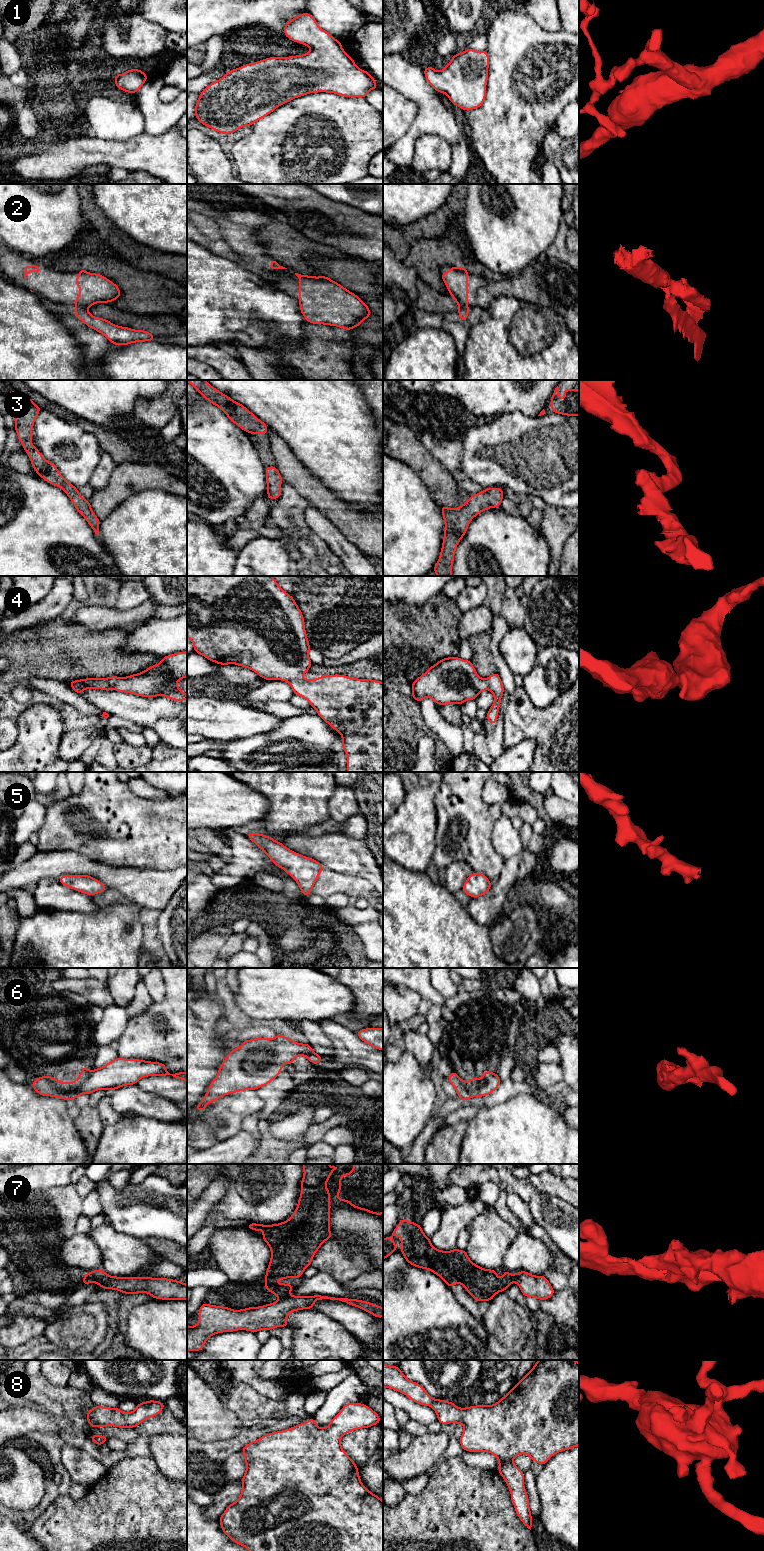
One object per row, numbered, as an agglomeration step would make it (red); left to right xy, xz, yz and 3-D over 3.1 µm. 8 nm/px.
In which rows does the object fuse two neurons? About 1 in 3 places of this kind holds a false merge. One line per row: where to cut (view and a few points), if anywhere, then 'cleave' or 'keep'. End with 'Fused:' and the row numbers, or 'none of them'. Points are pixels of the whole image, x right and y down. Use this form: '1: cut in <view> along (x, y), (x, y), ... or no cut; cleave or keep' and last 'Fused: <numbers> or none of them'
1: no cut; keep
2: cut in xy along (86, 307), (75, 308); cleave
3: no cut; keep
4: no cut; keep
5: no cut; keep
6: no cut; keep
7: cut in yz along (515, 1273), (516, 1280); cleave
8: no cut; keep
Fused: 2, 7

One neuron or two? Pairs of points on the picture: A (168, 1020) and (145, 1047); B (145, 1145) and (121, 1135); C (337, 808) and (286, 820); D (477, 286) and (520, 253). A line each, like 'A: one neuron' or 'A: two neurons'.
A: one neuron
B: one neuron
C: two neurons
D: two neurons

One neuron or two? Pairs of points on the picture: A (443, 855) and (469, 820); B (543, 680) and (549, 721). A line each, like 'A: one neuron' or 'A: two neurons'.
A: one neuron
B: two neurons

